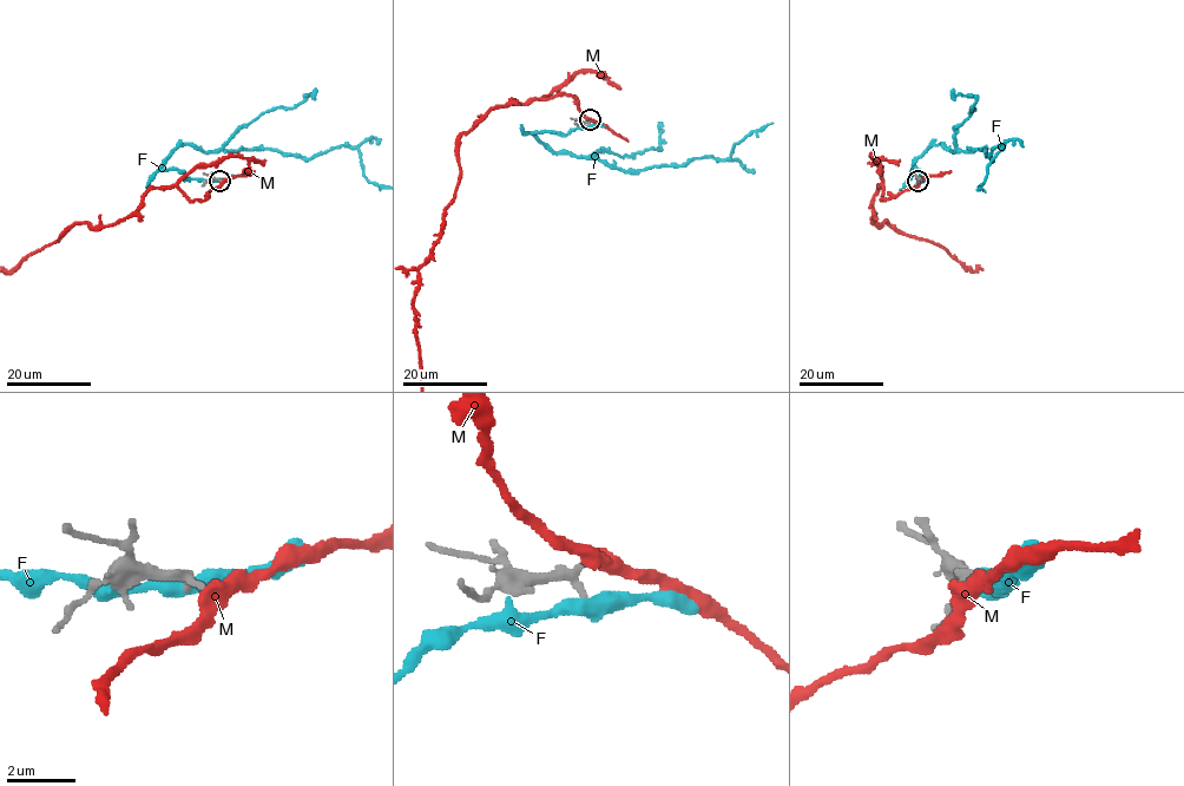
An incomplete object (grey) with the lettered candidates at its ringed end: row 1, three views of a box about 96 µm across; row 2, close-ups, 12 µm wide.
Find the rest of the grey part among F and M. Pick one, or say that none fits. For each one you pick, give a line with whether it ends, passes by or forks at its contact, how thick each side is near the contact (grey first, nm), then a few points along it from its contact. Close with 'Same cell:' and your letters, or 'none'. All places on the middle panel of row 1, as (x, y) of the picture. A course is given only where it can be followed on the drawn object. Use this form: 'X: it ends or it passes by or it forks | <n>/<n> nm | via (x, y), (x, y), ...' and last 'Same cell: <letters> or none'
Same cell: none

